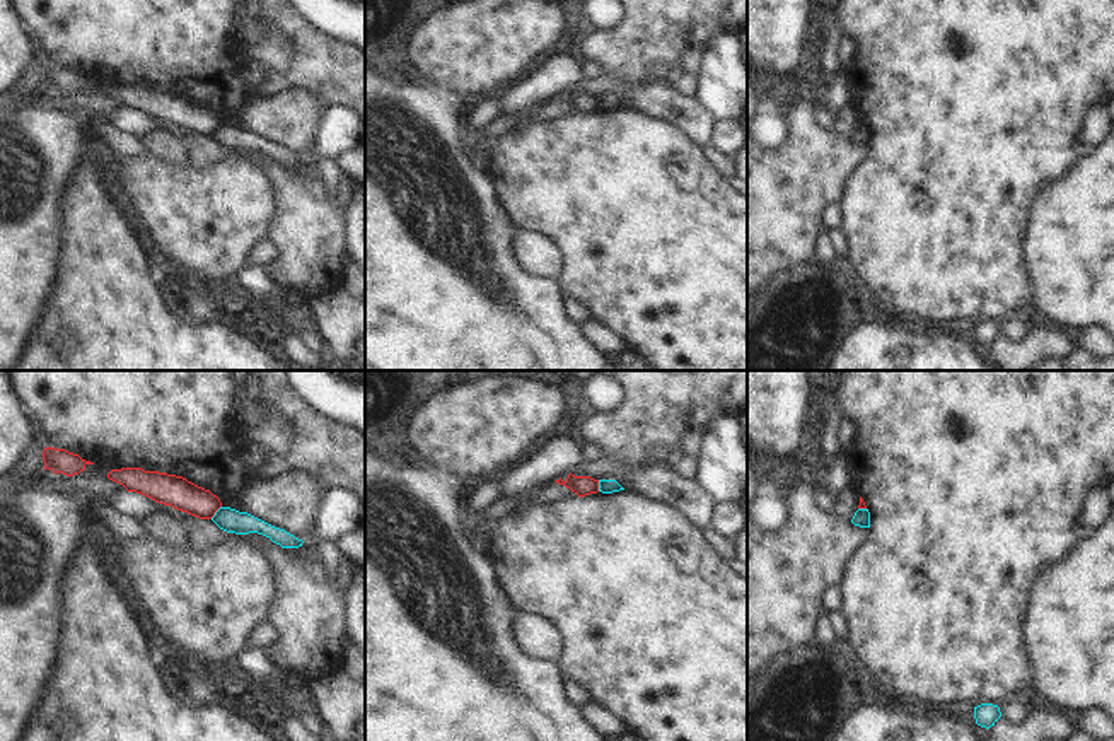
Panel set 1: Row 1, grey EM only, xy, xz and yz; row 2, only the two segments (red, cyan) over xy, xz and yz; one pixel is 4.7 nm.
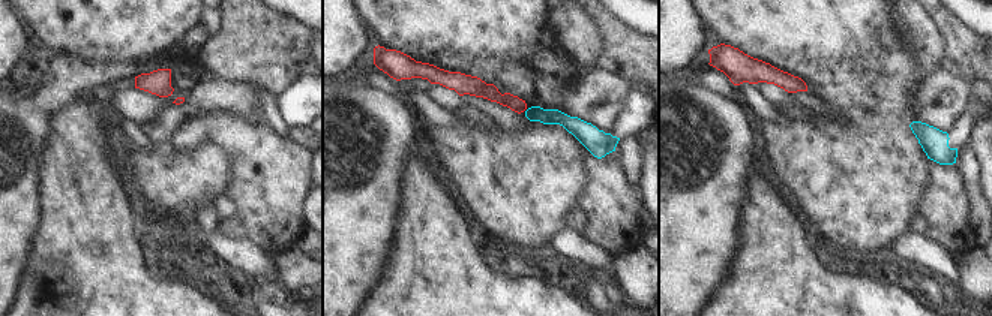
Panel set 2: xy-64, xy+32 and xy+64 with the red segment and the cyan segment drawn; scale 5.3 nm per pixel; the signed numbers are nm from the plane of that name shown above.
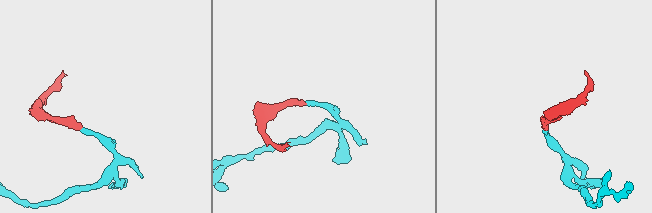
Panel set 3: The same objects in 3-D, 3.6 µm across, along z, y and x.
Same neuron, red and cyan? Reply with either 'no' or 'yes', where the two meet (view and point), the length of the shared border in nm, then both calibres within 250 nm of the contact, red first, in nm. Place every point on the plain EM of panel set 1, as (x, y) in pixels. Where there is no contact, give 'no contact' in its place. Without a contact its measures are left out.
no | xy (215, 128) | 80 nm | 140/110 nm

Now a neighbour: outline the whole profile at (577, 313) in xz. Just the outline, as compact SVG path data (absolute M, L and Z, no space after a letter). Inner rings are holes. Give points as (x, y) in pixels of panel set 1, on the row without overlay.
M565 295L561 304L563 304L563 311L566 318L573 321L575 324L580 326L583 321L592 319L590 312L572 297Z

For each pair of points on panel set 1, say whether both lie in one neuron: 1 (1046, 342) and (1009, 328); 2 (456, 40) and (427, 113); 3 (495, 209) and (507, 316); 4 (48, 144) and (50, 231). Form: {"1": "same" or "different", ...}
{"1": "different", "2": "different", "3": "same", "4": "same"}

